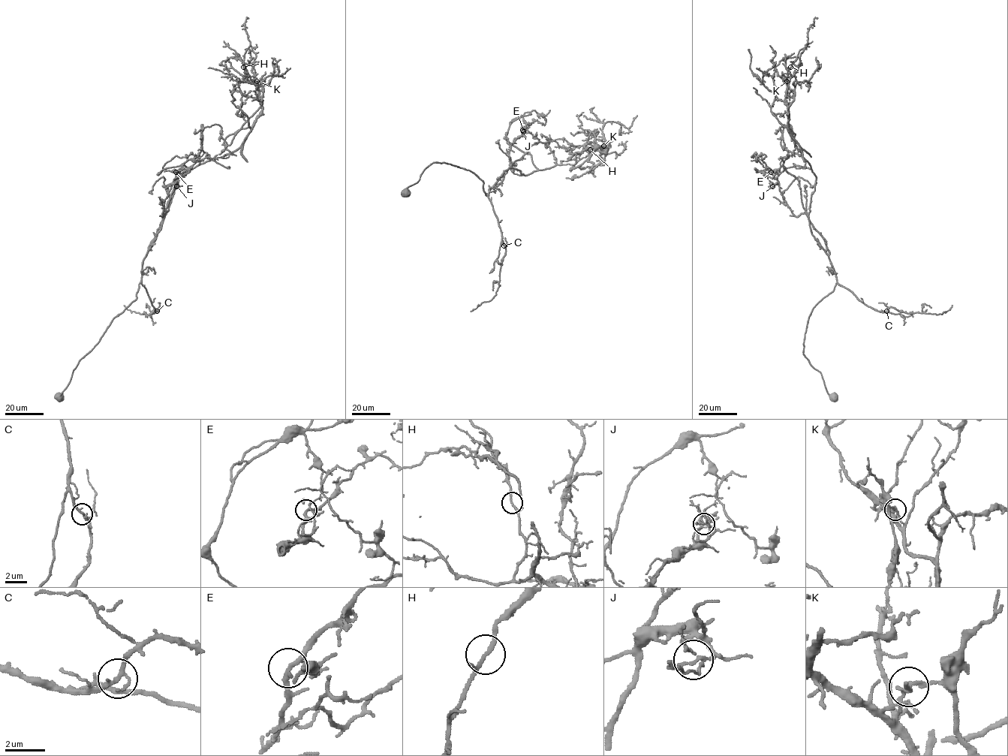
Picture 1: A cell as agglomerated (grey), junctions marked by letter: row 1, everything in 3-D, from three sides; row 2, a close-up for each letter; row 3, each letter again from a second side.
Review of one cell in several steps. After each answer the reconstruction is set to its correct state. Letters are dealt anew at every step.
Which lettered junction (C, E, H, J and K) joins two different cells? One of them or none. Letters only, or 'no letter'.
K

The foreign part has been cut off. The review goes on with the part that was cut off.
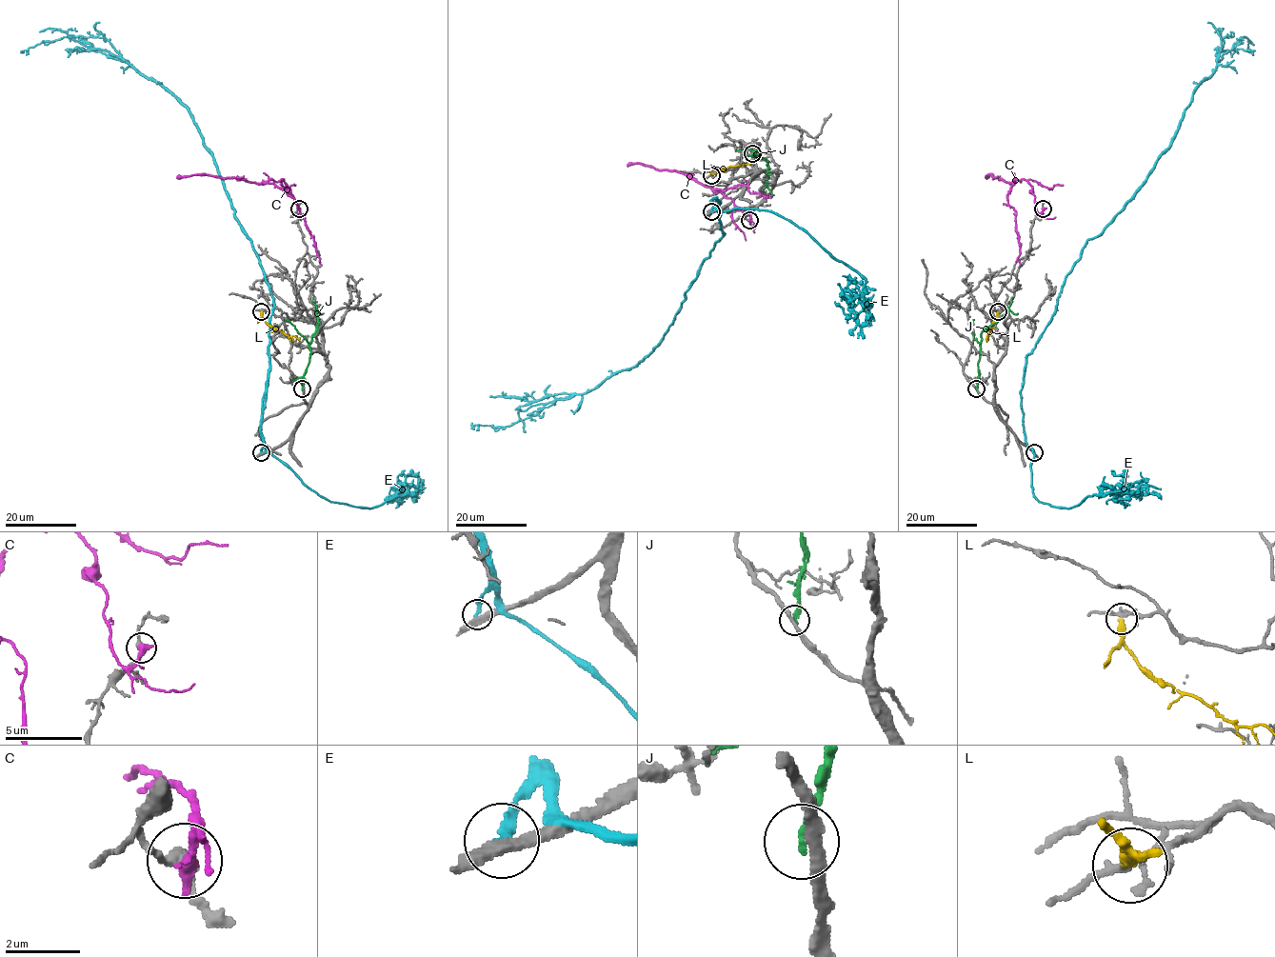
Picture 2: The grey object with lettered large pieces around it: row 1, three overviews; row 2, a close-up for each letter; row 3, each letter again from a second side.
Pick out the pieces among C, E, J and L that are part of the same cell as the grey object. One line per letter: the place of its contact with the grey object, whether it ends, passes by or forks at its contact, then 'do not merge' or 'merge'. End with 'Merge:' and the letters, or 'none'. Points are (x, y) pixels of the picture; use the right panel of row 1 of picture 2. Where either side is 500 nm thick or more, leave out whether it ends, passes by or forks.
C: (1043, 209) | it ends | do not merge
E: (1034, 452) | it ends | do not merge
J: (976, 388) | it ends | do not merge
L: (998, 311) | it ends | do not merge
Merge: none

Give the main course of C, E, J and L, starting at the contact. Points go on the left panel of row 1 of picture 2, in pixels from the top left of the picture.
C: (299, 209), (282, 179), (269, 179), (268, 182), (293, 199), (304, 216), (320, 264)
E: (261, 452), (273, 298), (192, 114), (161, 86), (77, 37), (42, 41), (21, 50)
J: (301, 388), (310, 358), (309, 342), (317, 326), (313, 297)
L: (262, 311), (263, 318), (269, 325), (288, 336), (300, 337)

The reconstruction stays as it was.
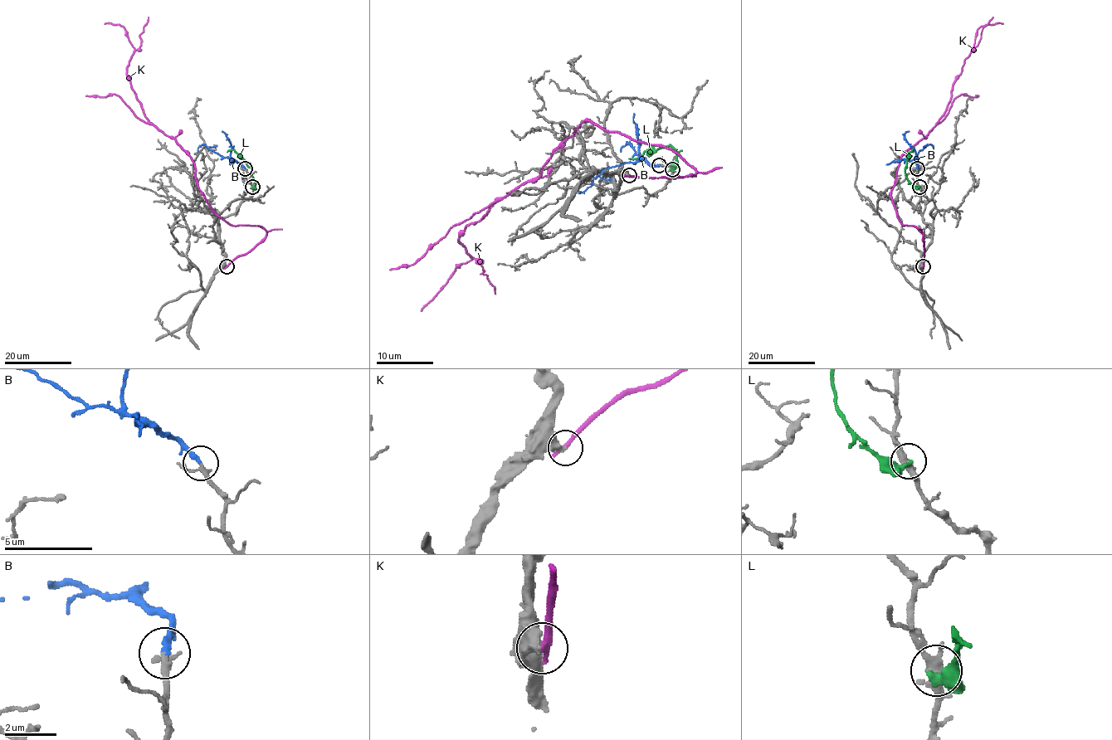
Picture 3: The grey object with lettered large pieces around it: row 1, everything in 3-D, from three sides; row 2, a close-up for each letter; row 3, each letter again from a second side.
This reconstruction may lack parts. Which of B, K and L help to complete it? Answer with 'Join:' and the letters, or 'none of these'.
Join: B

